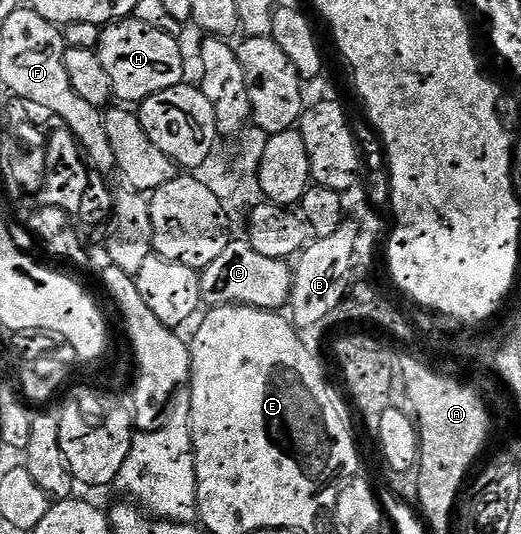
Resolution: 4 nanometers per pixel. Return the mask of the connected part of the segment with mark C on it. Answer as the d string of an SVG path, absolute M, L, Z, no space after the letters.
M231 240L227 244L227 248L223 248L223 253L215 260L211 260L211 264L207 264L205 270L200 271L201 301L209 308L238 305L277 312L288 307L289 297L293 291L293 271L294 267L286 259L272 259L260 255L247 240L241 240L241 242Z

